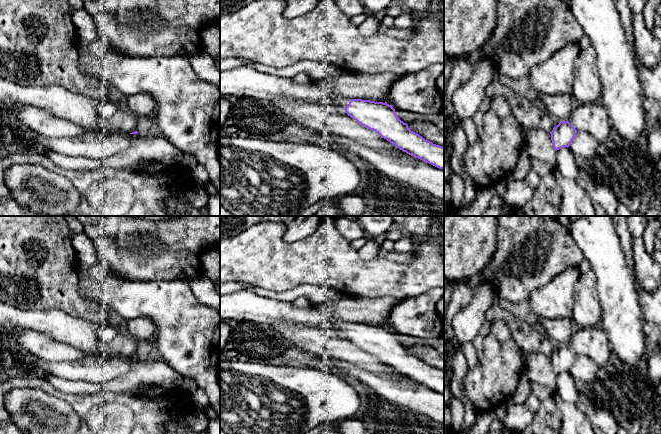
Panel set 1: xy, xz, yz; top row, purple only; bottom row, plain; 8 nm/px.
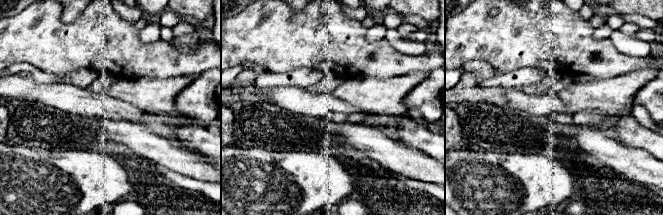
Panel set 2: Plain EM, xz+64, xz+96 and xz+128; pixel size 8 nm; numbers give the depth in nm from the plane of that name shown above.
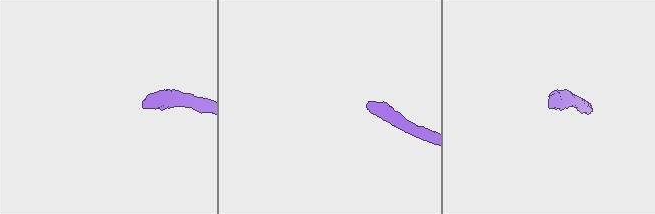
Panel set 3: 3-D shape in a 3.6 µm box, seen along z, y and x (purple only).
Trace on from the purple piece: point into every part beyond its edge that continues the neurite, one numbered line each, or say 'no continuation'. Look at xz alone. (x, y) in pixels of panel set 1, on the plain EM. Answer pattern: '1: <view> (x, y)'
1: xz (242, 305)

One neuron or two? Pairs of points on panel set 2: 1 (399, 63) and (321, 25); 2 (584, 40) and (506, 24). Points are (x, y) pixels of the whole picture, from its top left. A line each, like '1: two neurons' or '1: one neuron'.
1: one neuron
2: one neuron

